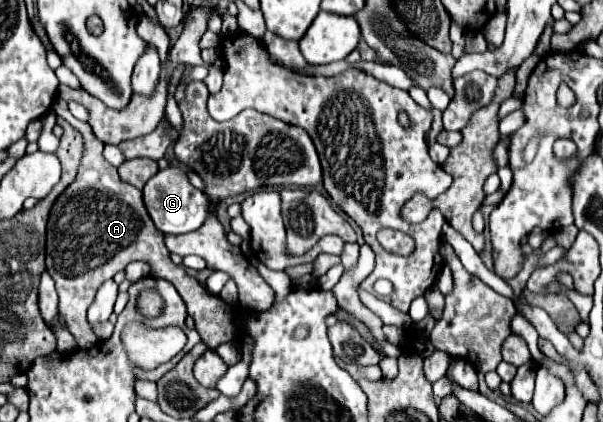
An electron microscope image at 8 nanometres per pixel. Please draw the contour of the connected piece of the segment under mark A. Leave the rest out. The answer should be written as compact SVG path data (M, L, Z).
M57 98L54 102L53 112L64 116L84 138L84 154L78 174L74 182L54 200L46 226L46 270L56 282L56 292L60 298L58 312L64 318L66 328L72 332L78 348L92 348L98 342L86 318L86 310L92 304L98 286L104 280L114 278L114 274L124 270L132 260L148 262L152 276L164 278L176 286L178 294L188 306L188 314L196 322L202 342L216 348L222 342L236 340L234 316L222 304L222 300L210 296L196 278L188 276L184 268L172 264L170 252L164 248L164 234L156 230L144 208L142 192L122 182L116 168L104 160L104 144L96 140L90 124L76 120L65 100Z

